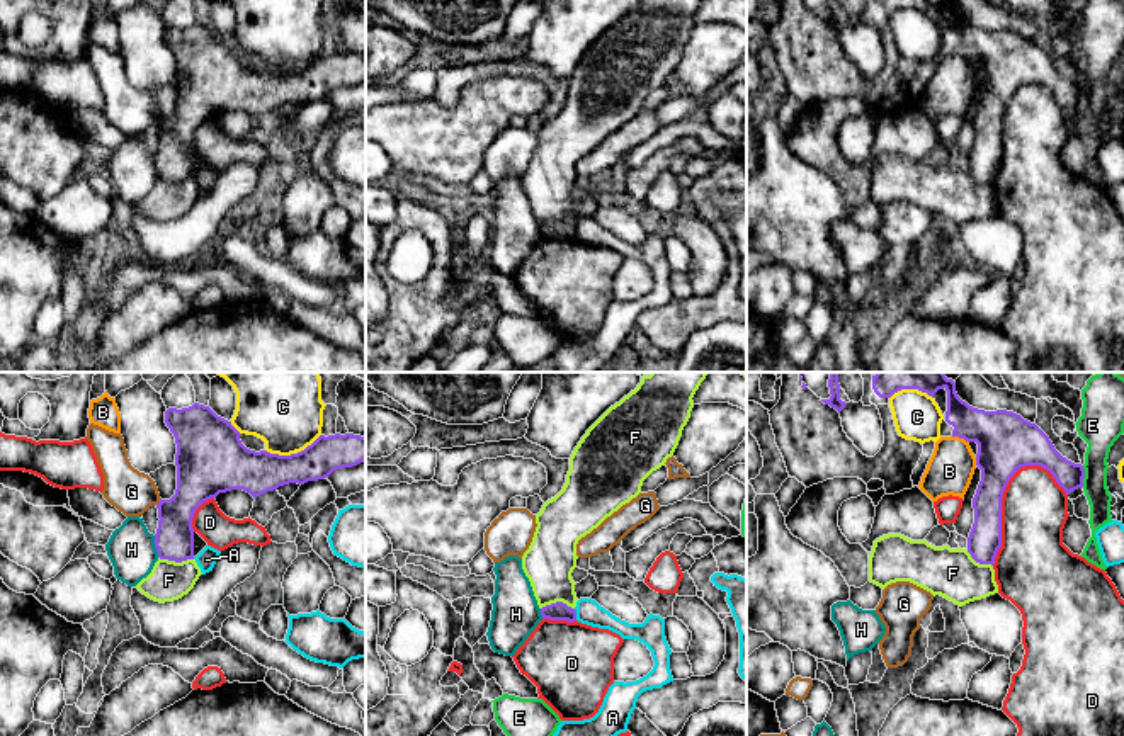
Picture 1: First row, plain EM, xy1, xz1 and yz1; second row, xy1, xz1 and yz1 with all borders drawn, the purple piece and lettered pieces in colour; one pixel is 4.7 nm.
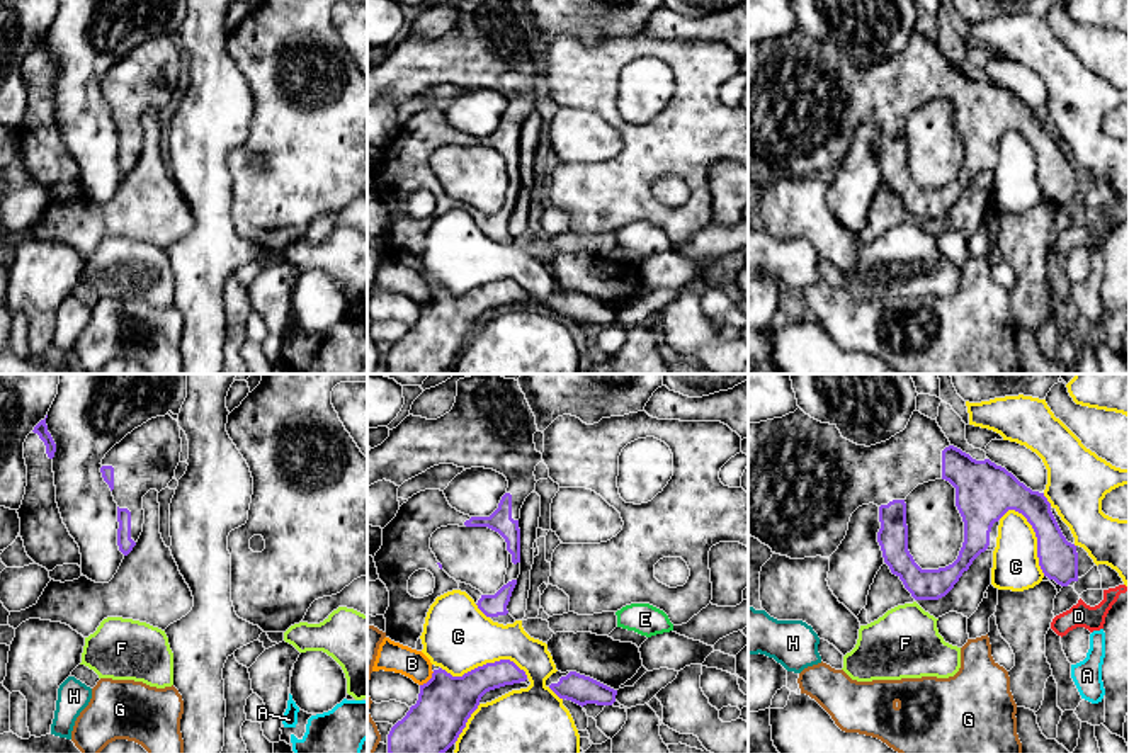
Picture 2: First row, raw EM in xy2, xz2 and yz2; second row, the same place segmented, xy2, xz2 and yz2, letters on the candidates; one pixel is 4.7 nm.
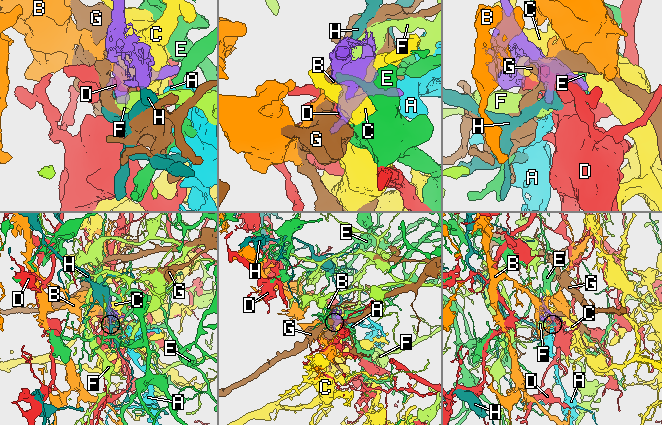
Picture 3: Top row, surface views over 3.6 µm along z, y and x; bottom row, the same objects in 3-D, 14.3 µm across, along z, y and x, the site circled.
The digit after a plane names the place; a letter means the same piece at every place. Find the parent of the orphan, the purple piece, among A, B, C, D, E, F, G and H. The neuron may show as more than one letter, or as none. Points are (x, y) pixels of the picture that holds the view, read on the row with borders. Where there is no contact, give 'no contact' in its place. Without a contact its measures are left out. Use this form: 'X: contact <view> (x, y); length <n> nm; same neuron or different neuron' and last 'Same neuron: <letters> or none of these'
A: contact xz1 (575, 614); length 60 nm; different neuron
B: contact yz1 (959, 437); length 90 nm; different neuron
C: contact xz2 (485, 665); length 420 nm; different neuron
D: contact yz1 (1000, 503); length 550 nm; different neuron
E: contact yz1 (1084, 476); length 100 nm; different neuron
F: contact xy1 (175, 561); length 170 nm; different neuron
G: contact xy1 (160, 502); length 40 nm; different neuron
H: contact xy1 (155, 546); length 110 nm; different neuron
Same neuron: none of these

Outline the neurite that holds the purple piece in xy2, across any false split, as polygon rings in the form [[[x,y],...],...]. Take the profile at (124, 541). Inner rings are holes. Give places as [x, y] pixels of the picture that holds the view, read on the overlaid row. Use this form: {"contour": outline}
{"contour": [[[156,416],[128,433],[102,459],[102,478],[117,503],[117,546],[128,556],[145,524],[143,496],[168,488],[180,462],[179,422]]]}

